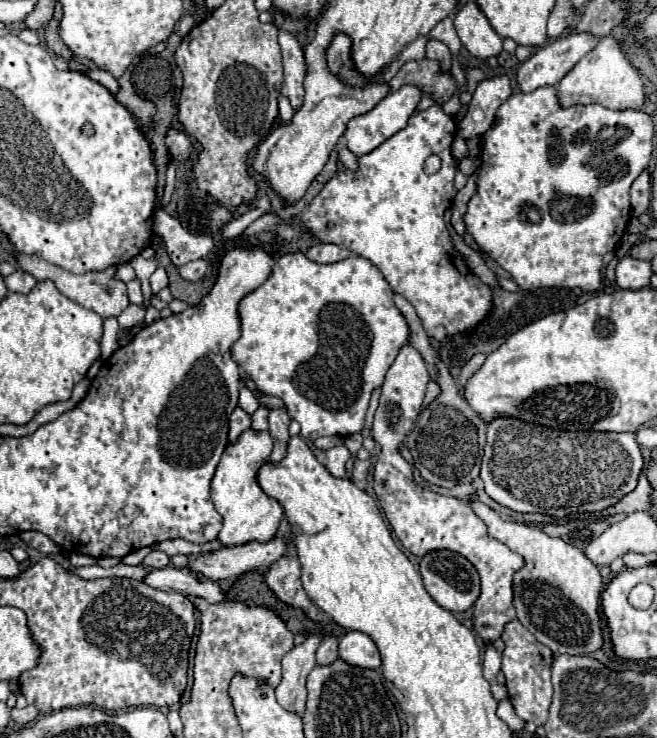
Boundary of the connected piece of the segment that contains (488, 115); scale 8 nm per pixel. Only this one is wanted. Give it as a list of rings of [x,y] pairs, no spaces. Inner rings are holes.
[[[493,76],[479,82],[473,92],[465,118],[457,124],[457,136],[481,136],[493,124],[497,108],[511,96],[511,84],[507,76]]]

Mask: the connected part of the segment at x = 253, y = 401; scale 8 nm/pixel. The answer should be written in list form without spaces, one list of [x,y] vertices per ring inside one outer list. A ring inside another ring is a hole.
[[[241,386],[239,392],[241,392],[241,394],[239,394],[239,406],[245,408],[249,414],[253,414],[253,412],[259,408],[259,400],[257,400],[255,394],[253,394],[249,388],[245,388],[245,386]]]

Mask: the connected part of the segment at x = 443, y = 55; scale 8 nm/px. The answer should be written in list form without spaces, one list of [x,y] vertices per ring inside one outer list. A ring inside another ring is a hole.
[[[429,38],[429,42],[427,42],[427,56],[437,60],[437,62],[441,62],[443,72],[451,70],[451,52],[449,52],[449,48],[443,42],[439,42],[435,38]]]

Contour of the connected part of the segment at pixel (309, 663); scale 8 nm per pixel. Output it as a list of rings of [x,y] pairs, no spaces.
[[[311,634],[305,638],[303,644],[293,646],[285,656],[283,656],[283,678],[281,684],[275,688],[277,702],[297,714],[305,712],[305,700],[307,700],[307,690],[305,690],[305,680],[309,672],[317,666],[315,662],[315,652],[321,644],[319,634]]]

